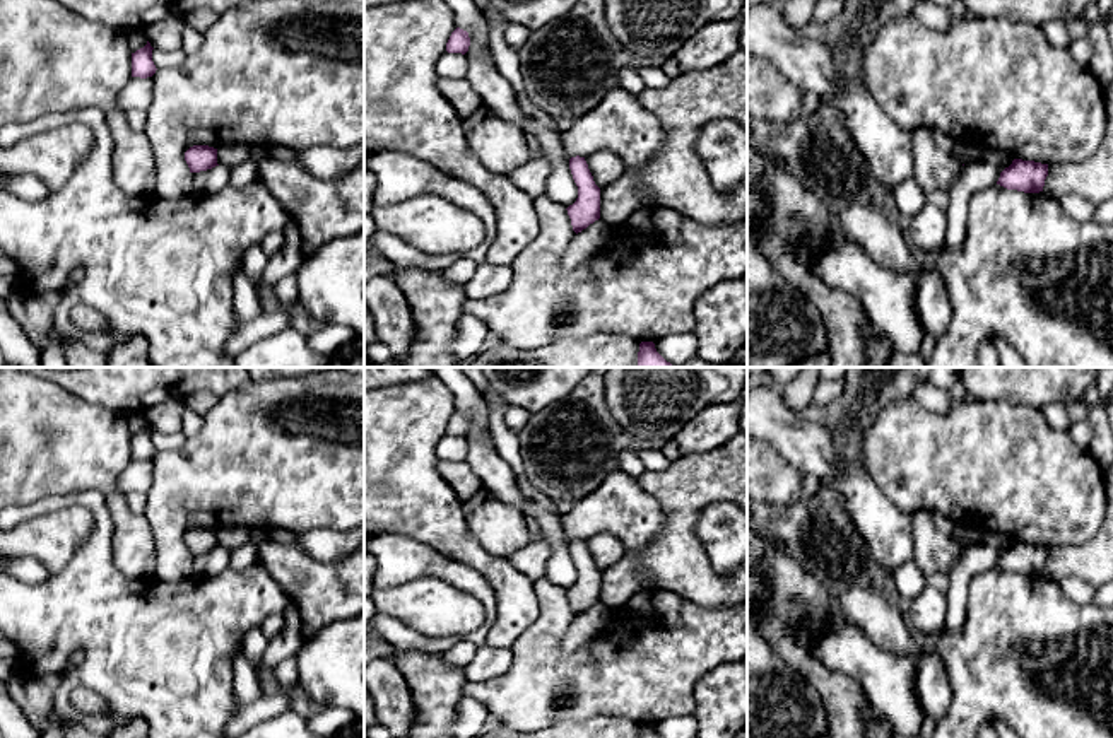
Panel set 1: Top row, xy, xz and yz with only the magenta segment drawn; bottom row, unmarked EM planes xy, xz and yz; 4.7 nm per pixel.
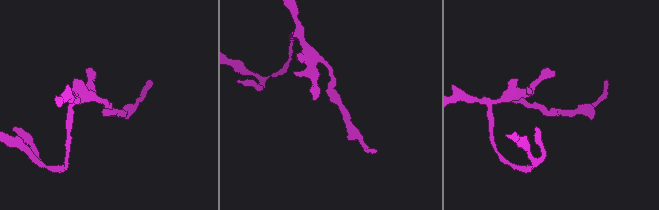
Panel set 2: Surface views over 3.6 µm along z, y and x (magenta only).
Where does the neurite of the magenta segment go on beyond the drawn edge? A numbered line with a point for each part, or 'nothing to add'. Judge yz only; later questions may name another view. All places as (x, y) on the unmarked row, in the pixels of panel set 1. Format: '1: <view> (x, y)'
nothing to add

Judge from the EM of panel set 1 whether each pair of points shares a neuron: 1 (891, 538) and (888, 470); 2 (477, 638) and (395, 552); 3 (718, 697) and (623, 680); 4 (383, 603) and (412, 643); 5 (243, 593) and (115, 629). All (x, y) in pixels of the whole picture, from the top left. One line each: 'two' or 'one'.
1: two
2: one
3: two
4: two
5: one

